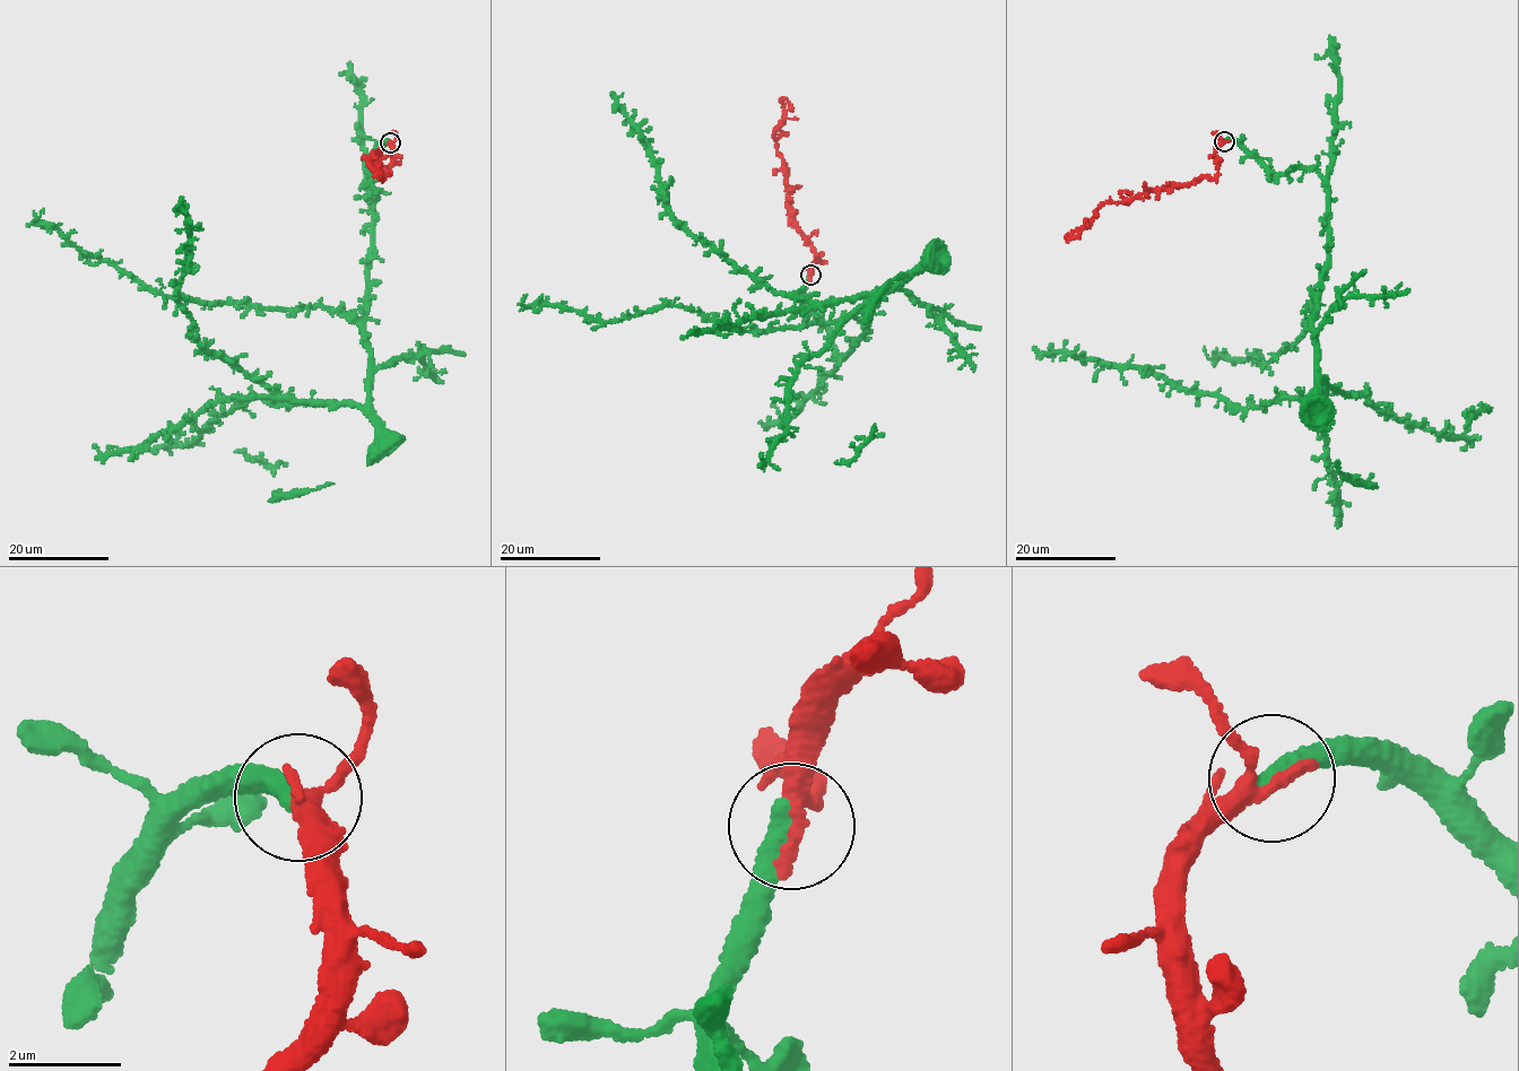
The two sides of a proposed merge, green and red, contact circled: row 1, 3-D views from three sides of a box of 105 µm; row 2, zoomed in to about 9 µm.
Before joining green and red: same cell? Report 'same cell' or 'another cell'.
same cell

